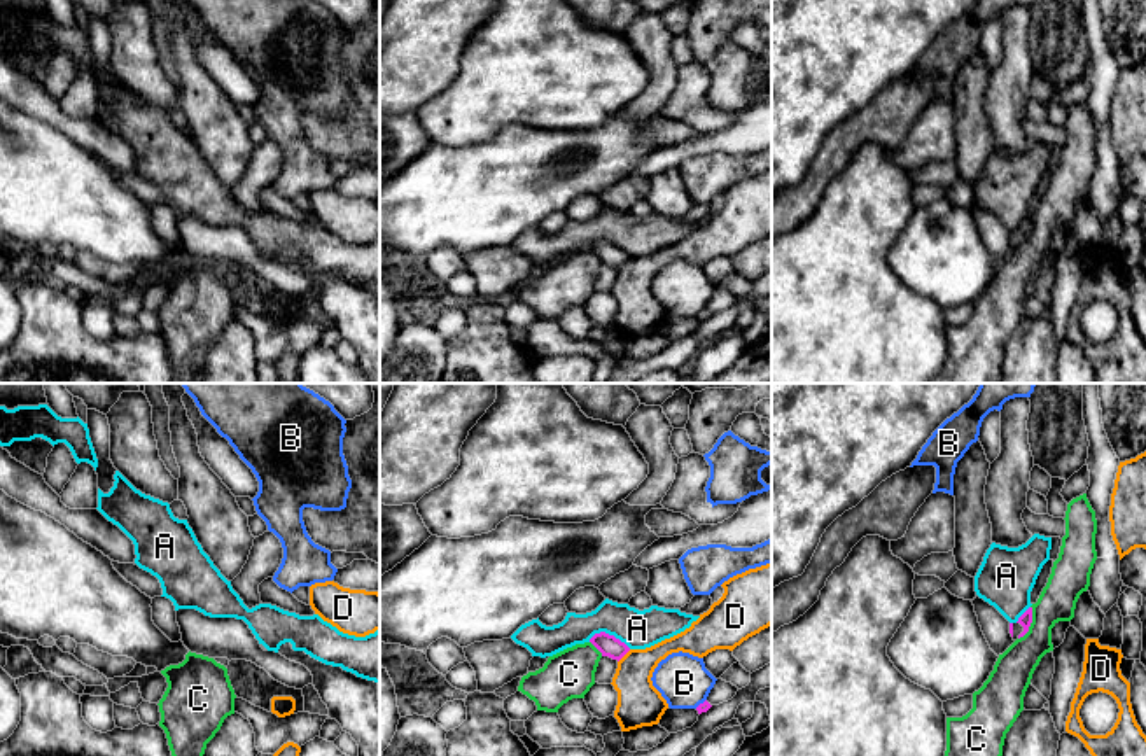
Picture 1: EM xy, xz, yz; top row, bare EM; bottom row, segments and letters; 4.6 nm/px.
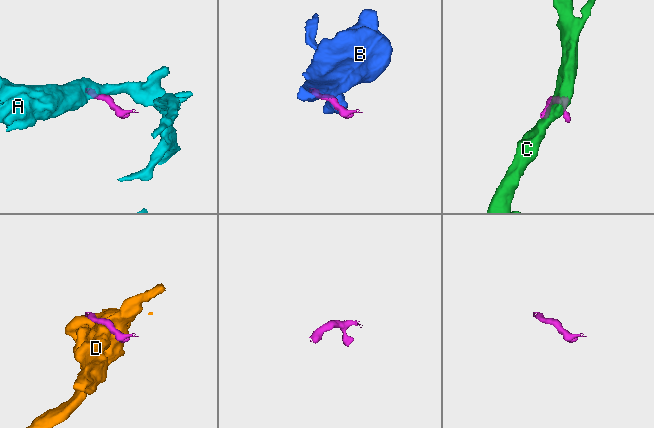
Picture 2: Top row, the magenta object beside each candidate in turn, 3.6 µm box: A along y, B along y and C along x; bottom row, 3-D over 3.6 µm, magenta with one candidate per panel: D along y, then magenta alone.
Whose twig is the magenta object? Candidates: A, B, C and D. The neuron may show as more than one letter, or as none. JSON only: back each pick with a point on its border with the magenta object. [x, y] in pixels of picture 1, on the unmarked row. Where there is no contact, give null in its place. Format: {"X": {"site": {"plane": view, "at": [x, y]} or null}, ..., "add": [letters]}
{"add": []}

